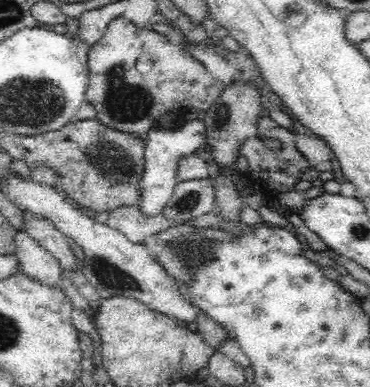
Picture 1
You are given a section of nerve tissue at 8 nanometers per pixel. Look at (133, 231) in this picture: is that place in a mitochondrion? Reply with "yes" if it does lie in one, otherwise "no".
no

